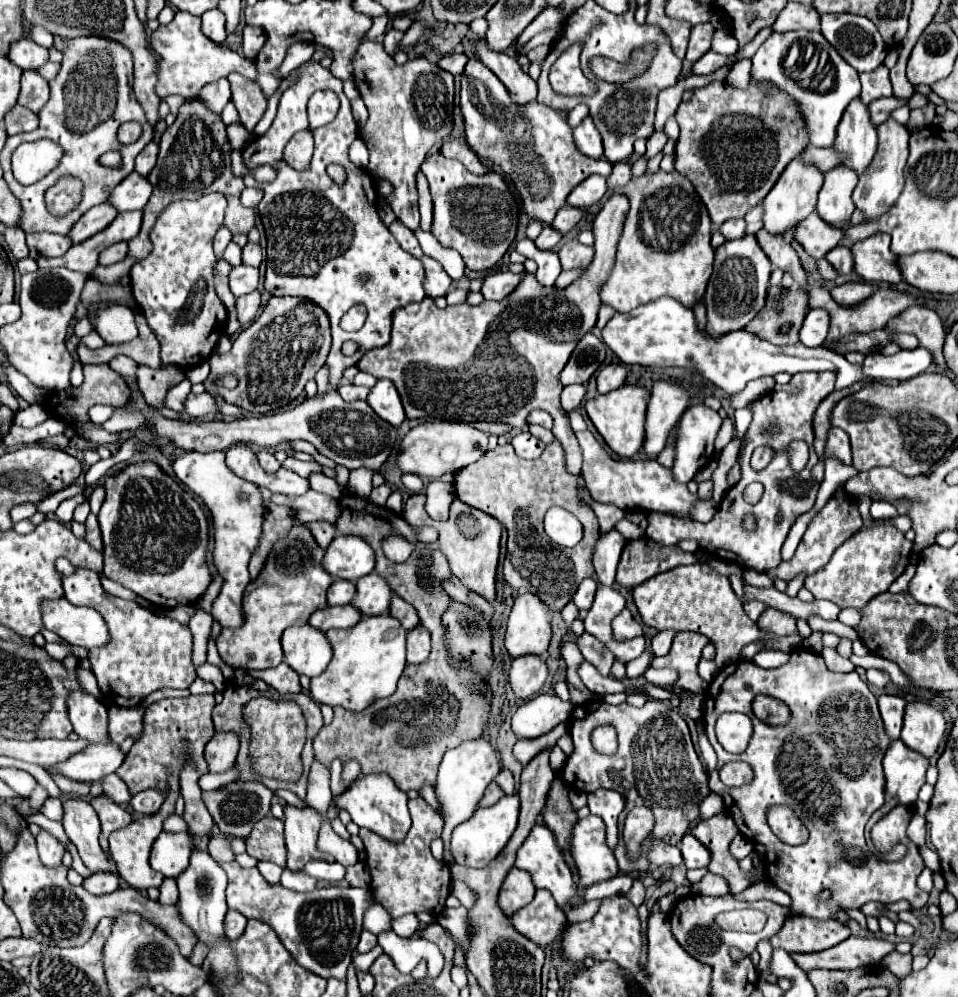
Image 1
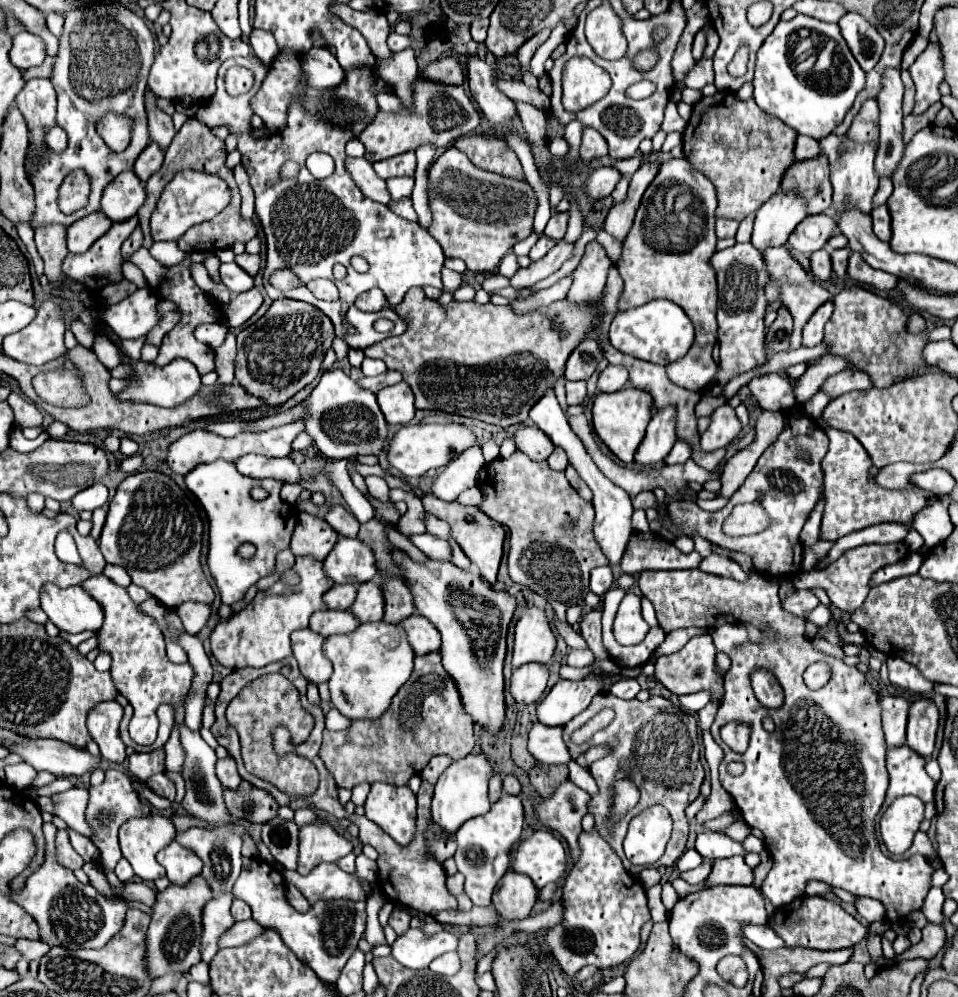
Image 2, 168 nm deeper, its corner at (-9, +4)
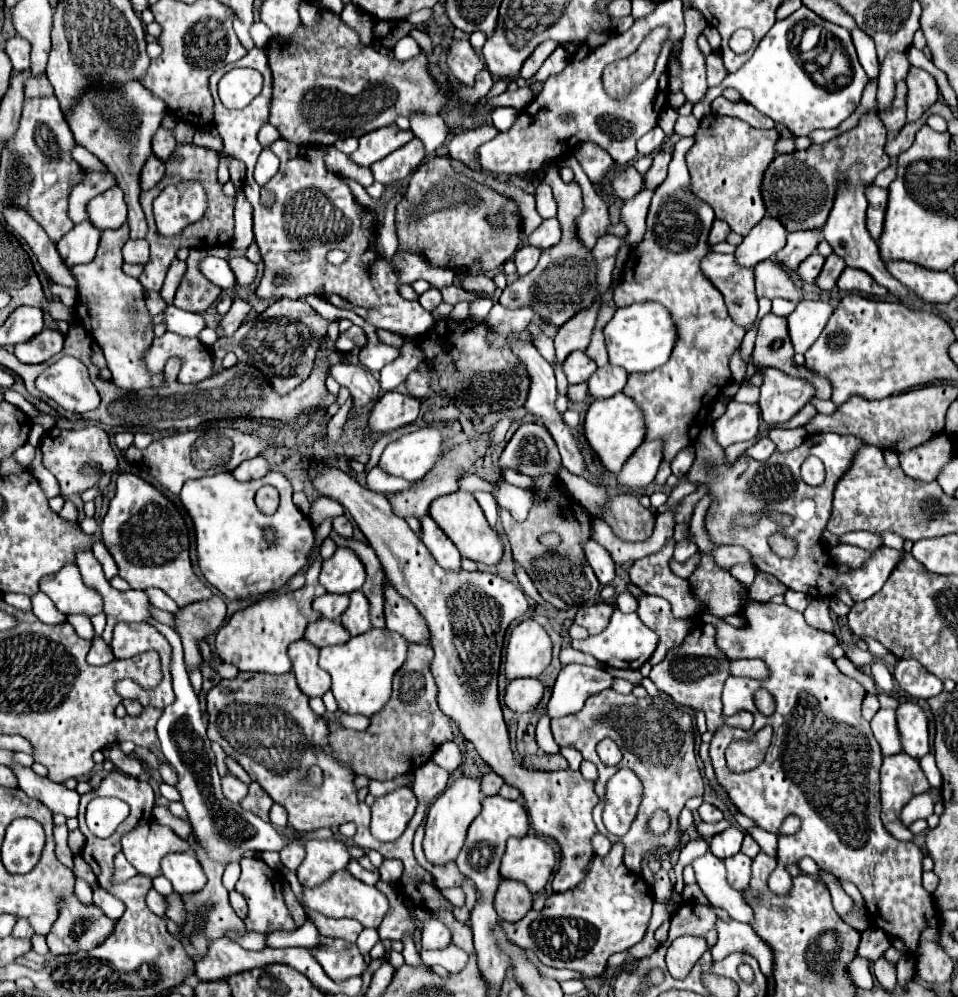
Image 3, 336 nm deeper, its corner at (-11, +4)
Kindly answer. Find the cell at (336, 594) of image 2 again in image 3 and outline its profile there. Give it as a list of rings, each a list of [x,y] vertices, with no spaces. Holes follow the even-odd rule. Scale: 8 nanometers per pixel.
[[[324,594],[314,600],[312,608],[320,612],[324,618],[330,620],[340,620],[340,614],[348,608],[348,596],[346,594]]]

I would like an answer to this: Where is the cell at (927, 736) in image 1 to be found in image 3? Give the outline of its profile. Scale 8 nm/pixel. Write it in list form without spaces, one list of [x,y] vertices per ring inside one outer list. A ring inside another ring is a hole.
[[[914,702],[900,704],[896,708],[896,726],[902,738],[902,752],[916,760],[930,752],[928,718],[918,704]]]

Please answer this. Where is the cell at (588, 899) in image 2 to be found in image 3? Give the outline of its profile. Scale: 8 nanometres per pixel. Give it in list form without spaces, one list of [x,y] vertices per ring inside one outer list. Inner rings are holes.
[[[614,844],[608,856],[594,856],[592,866],[580,886],[552,894],[542,912],[530,910],[518,922],[502,922],[508,938],[520,948],[532,950],[538,960],[552,968],[572,968],[590,978],[604,972],[612,954],[638,944],[652,914],[652,892],[640,874],[630,874],[622,862],[624,848]]]

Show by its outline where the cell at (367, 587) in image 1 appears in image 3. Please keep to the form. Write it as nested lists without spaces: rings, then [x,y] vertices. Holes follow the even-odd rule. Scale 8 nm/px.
[[[360,590],[350,594],[350,606],[346,608],[346,612],[342,614],[342,626],[350,632],[350,636],[358,636],[364,634],[368,628],[372,628],[370,624],[370,614],[368,614],[370,606],[368,600],[364,598],[364,594]]]

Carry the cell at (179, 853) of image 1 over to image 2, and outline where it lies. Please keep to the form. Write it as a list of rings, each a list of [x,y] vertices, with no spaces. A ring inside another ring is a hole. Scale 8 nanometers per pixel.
[[[176,840],[158,852],[158,862],[166,868],[166,876],[174,884],[186,884],[202,870],[202,860]]]

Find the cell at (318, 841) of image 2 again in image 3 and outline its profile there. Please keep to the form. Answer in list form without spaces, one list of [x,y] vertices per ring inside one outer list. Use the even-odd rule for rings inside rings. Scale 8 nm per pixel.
[[[310,840],[306,844],[306,858],[296,870],[302,886],[316,888],[326,882],[336,870],[344,870],[350,854],[344,842],[338,840]]]

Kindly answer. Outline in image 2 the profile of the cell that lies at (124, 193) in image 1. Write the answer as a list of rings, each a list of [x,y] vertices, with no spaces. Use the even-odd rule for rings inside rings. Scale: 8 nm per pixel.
[[[122,172],[118,174],[118,178],[114,178],[114,182],[110,182],[102,194],[102,212],[106,212],[110,216],[112,222],[122,222],[132,218],[142,204],[146,202],[146,186],[144,182],[134,174],[134,172]]]

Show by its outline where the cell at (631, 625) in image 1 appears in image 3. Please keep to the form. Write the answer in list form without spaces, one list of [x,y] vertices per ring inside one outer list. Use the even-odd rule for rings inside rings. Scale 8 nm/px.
[[[622,592],[622,594],[618,596],[618,608],[620,608],[622,612],[636,612],[638,602],[636,602],[636,598],[634,598],[630,592]]]

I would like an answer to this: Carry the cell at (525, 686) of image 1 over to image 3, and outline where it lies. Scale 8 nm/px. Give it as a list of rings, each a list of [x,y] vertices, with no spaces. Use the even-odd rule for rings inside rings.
[[[536,678],[512,680],[508,682],[504,692],[504,704],[516,714],[524,714],[538,706],[538,702],[542,700],[542,692],[544,692],[544,686]]]

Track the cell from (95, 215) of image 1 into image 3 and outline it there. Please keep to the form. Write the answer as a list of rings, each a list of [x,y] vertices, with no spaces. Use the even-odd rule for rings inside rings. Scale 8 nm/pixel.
[[[86,220],[76,224],[68,234],[64,234],[58,240],[56,250],[64,260],[64,264],[72,268],[76,264],[86,264],[94,260],[98,240],[100,240],[100,232]]]

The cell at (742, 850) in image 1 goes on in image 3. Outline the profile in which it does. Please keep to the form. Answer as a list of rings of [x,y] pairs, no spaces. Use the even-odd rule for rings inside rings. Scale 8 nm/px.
[[[730,826],[728,830],[716,834],[716,836],[710,840],[710,852],[712,852],[716,858],[720,858],[720,860],[730,858],[730,856],[734,856],[734,854],[740,852],[742,838],[744,838],[744,834],[740,832],[740,828]]]

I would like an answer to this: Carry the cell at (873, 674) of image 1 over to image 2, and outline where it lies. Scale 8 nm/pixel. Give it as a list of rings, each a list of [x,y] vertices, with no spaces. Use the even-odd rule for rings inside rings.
[[[890,656],[886,660],[886,664],[888,664],[888,672],[890,672],[890,682],[894,686],[900,686],[900,688],[906,688],[912,692],[932,692],[934,684],[930,680],[922,678],[922,674],[906,660]]]

